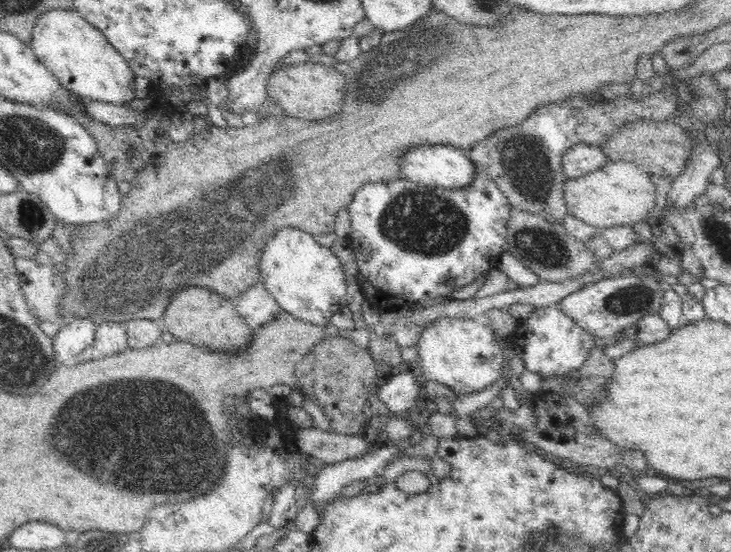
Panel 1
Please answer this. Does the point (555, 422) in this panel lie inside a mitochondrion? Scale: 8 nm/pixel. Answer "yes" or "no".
no

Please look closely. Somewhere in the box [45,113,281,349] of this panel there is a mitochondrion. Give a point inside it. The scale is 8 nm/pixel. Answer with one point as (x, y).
(129, 151)

